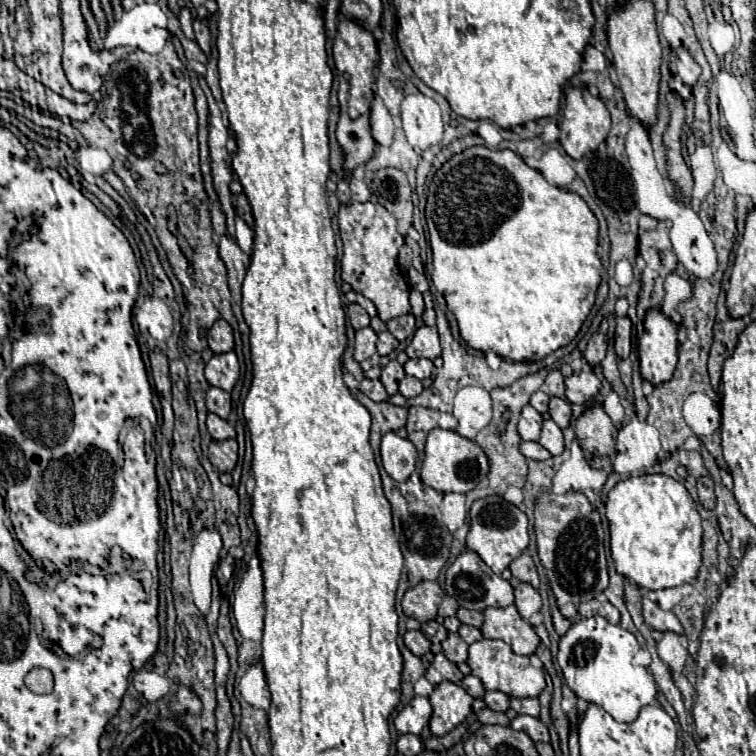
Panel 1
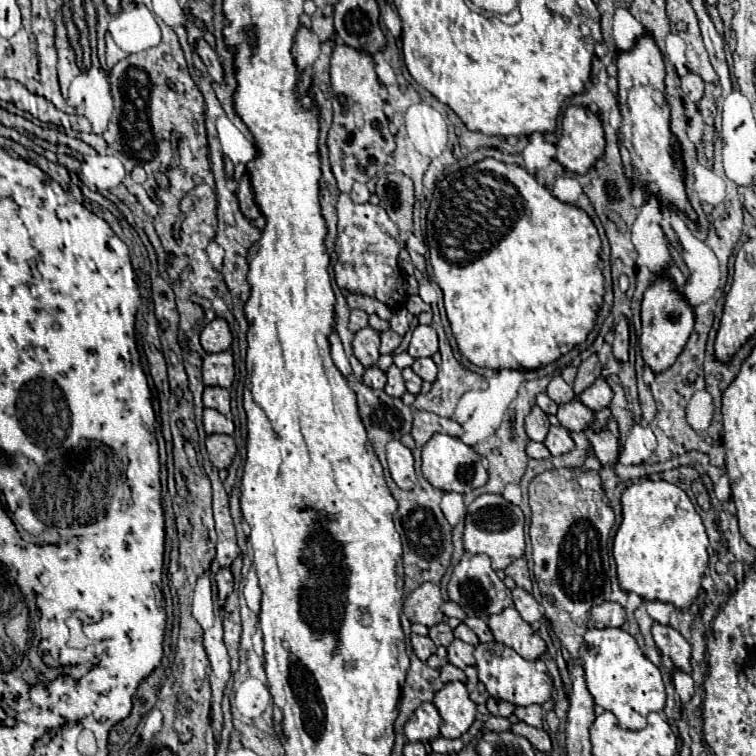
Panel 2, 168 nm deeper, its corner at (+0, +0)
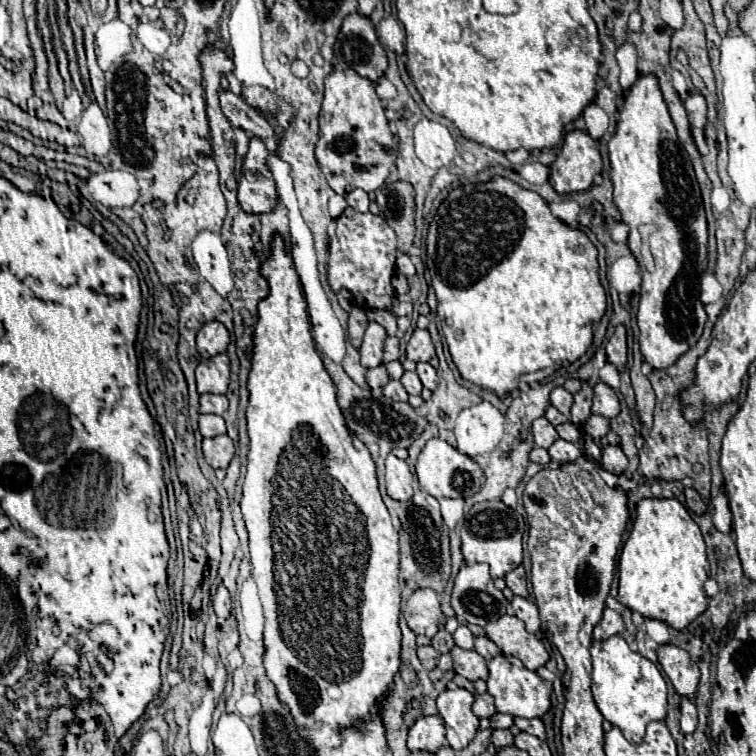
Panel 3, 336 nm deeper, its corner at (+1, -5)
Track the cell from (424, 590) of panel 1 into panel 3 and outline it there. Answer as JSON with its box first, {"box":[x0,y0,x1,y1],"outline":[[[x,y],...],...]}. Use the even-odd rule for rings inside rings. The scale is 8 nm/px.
{"box":[404,588,442,638],"outline":[[[430,588],[416,590],[406,602],[404,618],[414,634],[426,634],[432,638],[438,632],[442,618],[438,594]]]}

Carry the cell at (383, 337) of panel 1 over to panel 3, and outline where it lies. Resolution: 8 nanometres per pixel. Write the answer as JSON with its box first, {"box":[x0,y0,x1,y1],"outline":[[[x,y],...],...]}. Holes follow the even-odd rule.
{"box":[384,336,400,362],"outline":[[[388,336],[384,342],[384,362],[398,360],[398,356],[400,356],[398,348],[400,348],[400,340],[396,336]]]}

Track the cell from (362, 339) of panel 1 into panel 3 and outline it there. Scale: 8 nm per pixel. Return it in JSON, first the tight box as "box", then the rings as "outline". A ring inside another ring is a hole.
{"box":[360,322,386,368],"outline":[[[370,322],[360,346],[360,360],[364,368],[376,368],[382,364],[384,338],[386,338],[386,330],[378,322]]]}

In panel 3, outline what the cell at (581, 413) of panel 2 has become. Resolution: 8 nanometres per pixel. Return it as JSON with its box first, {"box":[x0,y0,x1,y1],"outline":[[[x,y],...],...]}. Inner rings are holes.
{"box":[580,414,610,442],"outline":[[[590,414],[590,418],[586,420],[586,426],[582,426],[580,432],[586,434],[586,438],[594,438],[594,442],[598,442],[602,436],[606,436],[610,432],[610,424],[606,418],[602,418],[598,414]]]}

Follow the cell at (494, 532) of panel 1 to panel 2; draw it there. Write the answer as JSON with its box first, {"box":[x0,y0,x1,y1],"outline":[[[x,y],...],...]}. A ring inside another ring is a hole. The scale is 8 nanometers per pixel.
{"box":[465,495,525,569],"outline":[[[479,495],[469,507],[467,507],[467,517],[465,517],[465,551],[471,555],[485,553],[491,557],[491,567],[505,569],[511,565],[515,559],[523,557],[525,553],[525,533],[523,533],[523,511],[509,501],[505,501],[501,495]]]}

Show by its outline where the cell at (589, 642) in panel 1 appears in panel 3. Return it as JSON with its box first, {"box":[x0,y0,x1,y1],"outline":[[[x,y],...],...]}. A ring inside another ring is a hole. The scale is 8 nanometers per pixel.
{"box":[592,636,666,744],"outline":[[[610,636],[608,640],[594,640],[592,654],[592,694],[602,716],[618,726],[628,742],[640,744],[648,722],[664,720],[666,716],[666,682],[660,670],[638,652],[632,652],[624,638]]]}

